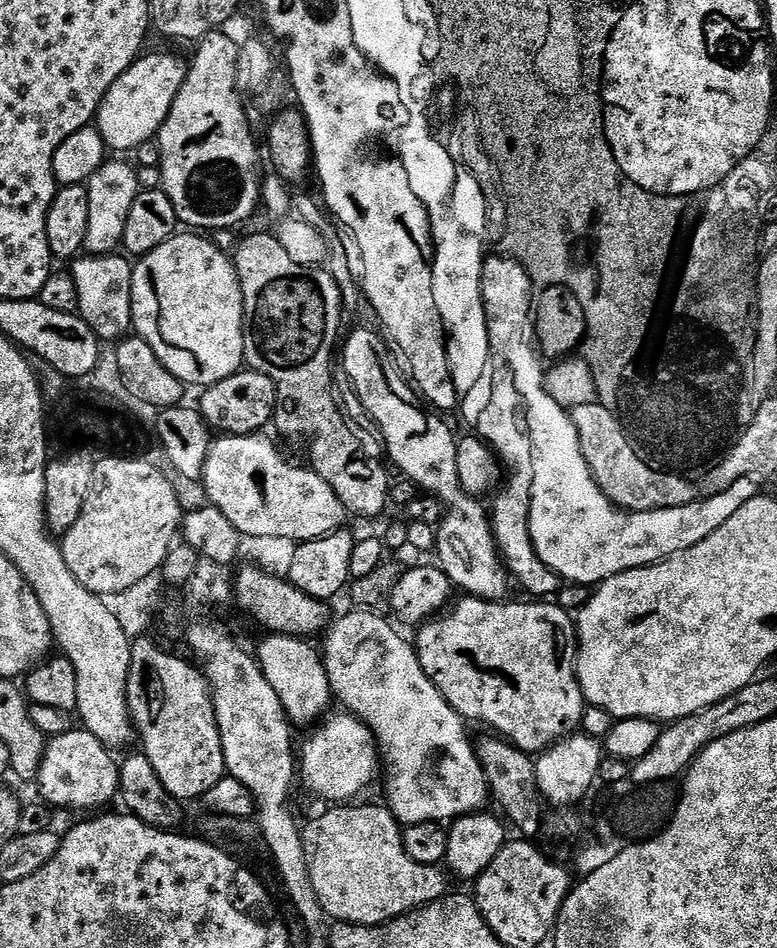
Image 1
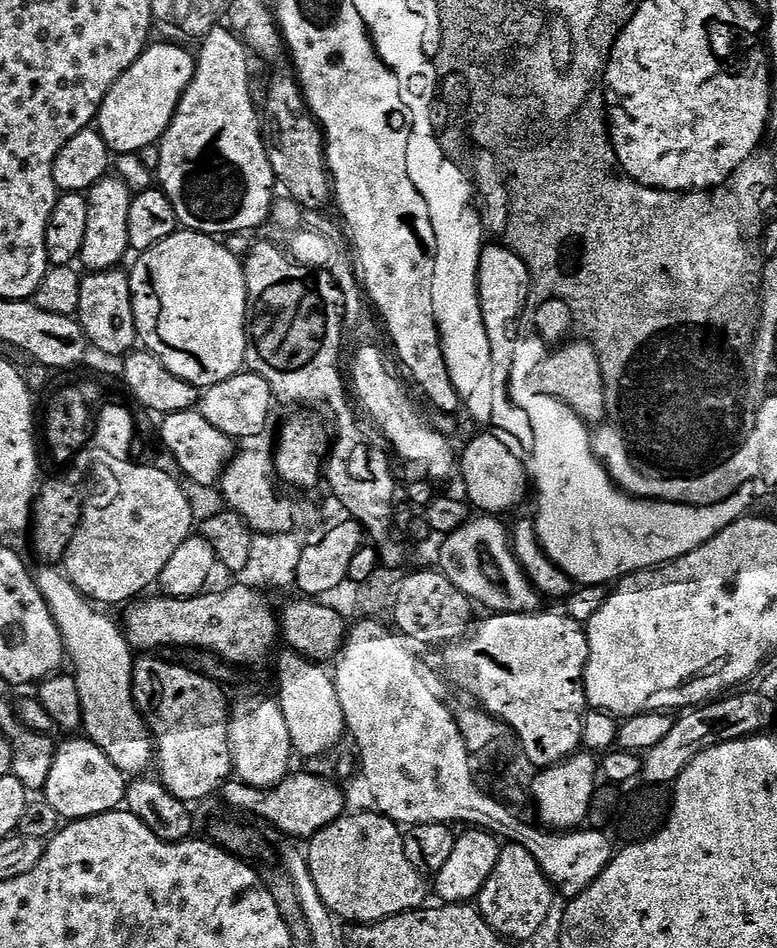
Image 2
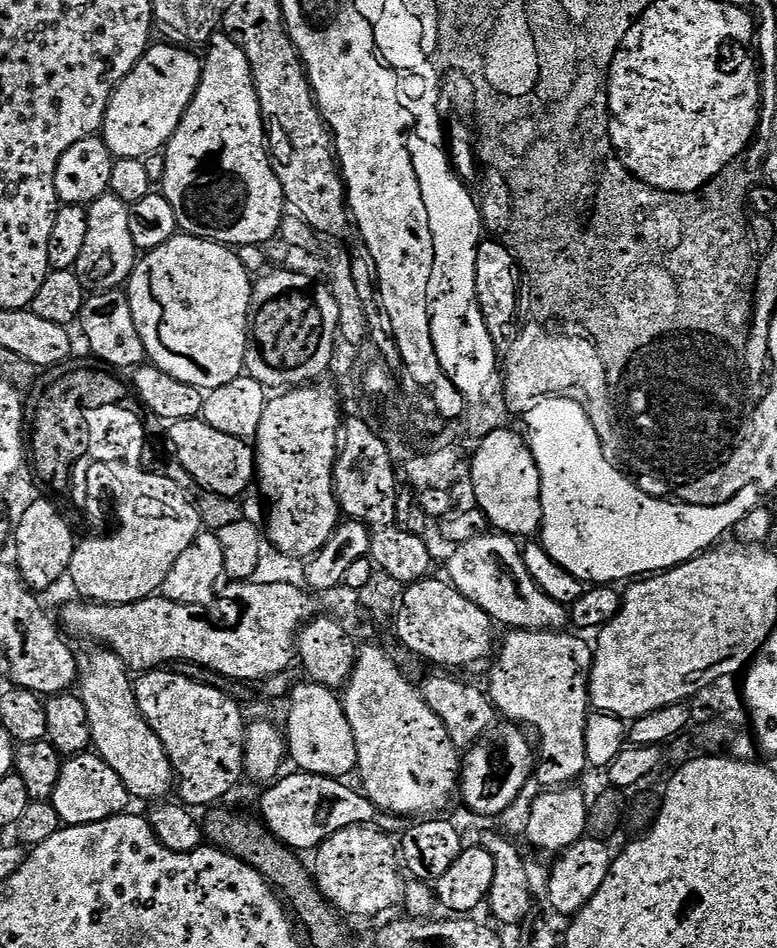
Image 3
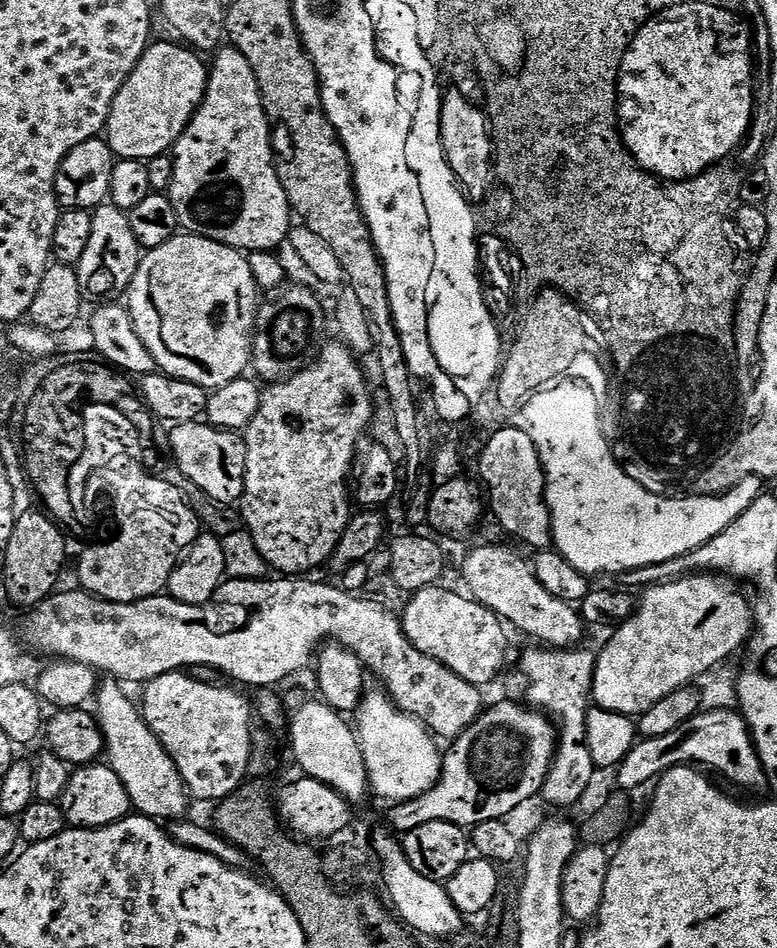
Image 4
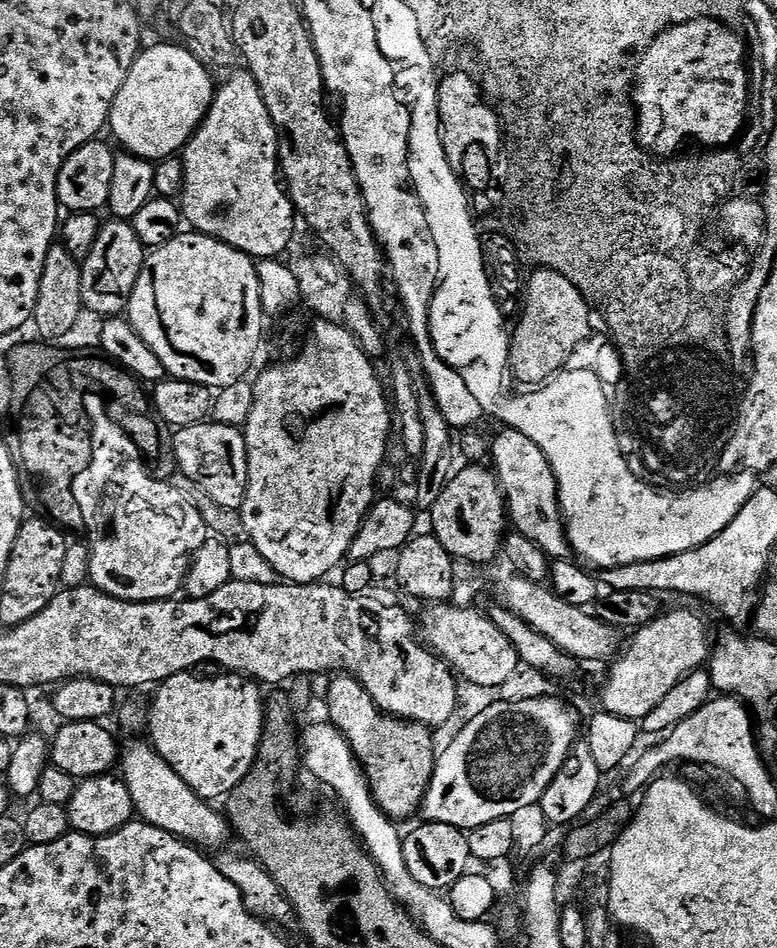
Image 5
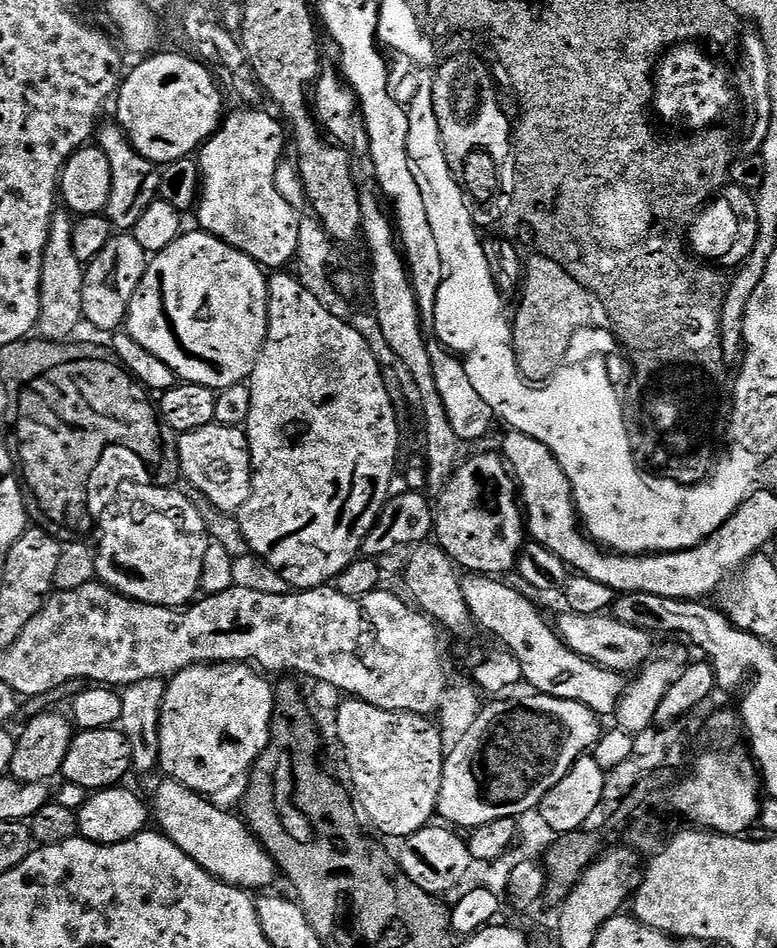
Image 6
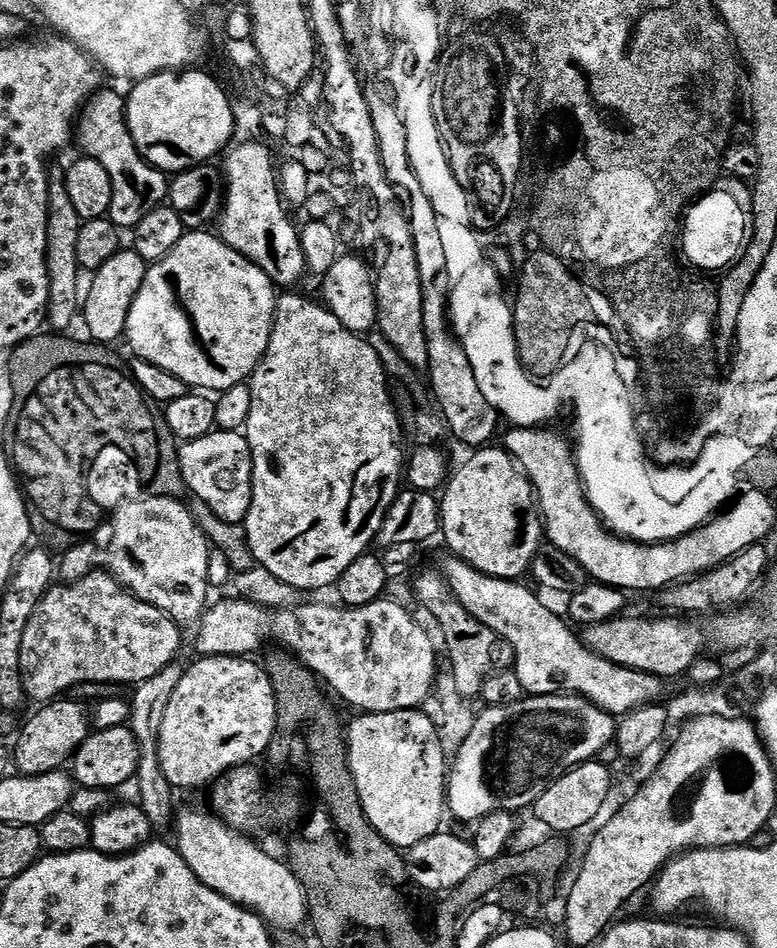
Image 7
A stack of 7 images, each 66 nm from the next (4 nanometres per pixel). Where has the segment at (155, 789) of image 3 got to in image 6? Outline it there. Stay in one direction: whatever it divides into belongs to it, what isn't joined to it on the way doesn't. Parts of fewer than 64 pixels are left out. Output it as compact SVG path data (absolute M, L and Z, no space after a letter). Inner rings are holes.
M164 778L161 781L152 800L150 799L150 808L154 813L155 823L156 820L160 823L157 824L159 831L169 836L174 842L174 846L178 846L178 850L182 850L182 854L194 858L194 862L198 862L198 866L202 866L202 870L206 870L213 878L224 884L234 884L245 890L253 890L252 888L271 889L268 887L275 882L276 876L278 880L276 864L272 861L271 854L262 847L255 834L250 831L237 813L235 816L234 813L219 808L218 805L212 804L216 802L201 796L198 792L191 792L189 788L182 786L177 780Z

